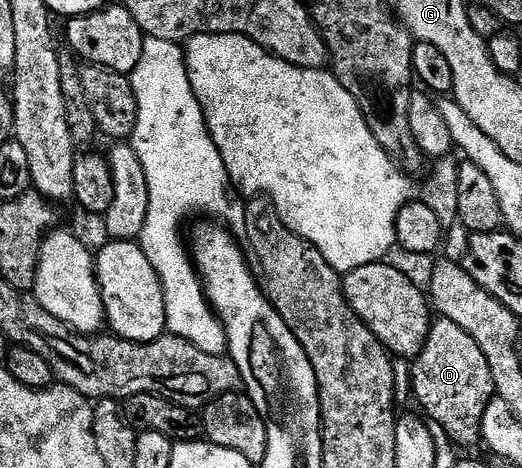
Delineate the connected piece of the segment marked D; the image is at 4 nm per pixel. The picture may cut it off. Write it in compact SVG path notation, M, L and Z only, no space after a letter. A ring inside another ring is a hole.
M438 318L430 325L430 332L422 349L412 360L412 396L418 404L455 440L458 444L478 444L482 438L482 419L488 402L495 399L496 393L492 382L492 370L484 350L476 346L472 334L462 332L456 322Z

